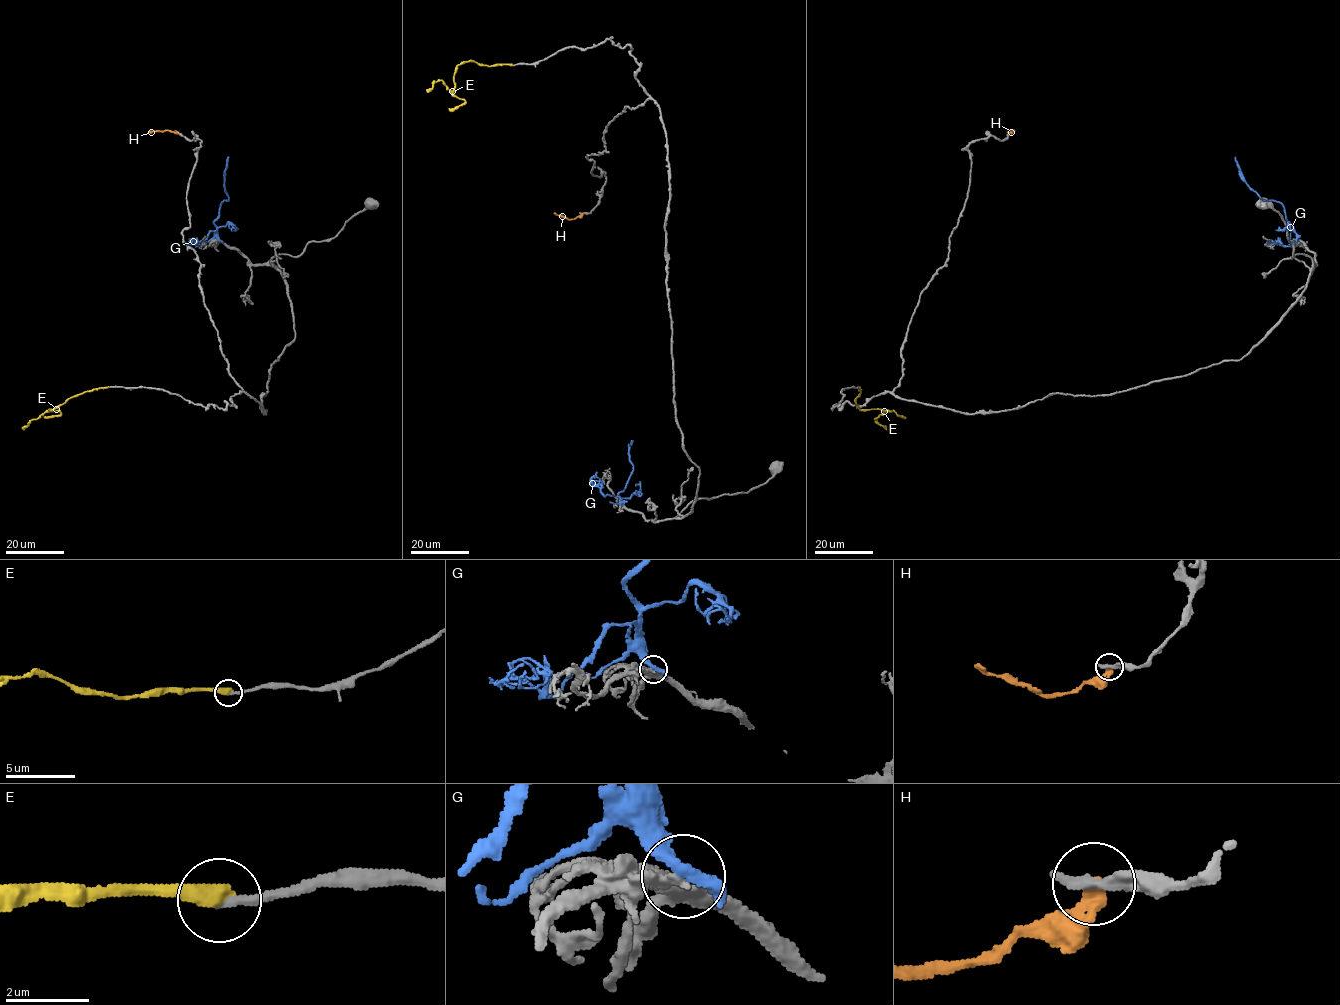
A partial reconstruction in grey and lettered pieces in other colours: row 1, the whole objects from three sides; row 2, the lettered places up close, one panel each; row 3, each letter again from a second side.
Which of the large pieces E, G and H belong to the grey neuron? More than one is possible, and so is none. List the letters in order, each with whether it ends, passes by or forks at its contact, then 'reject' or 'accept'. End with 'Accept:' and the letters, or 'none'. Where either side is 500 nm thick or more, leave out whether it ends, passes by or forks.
E: it ends; accept
G: it ends; reject
H: it ends; reject
Accept: E

